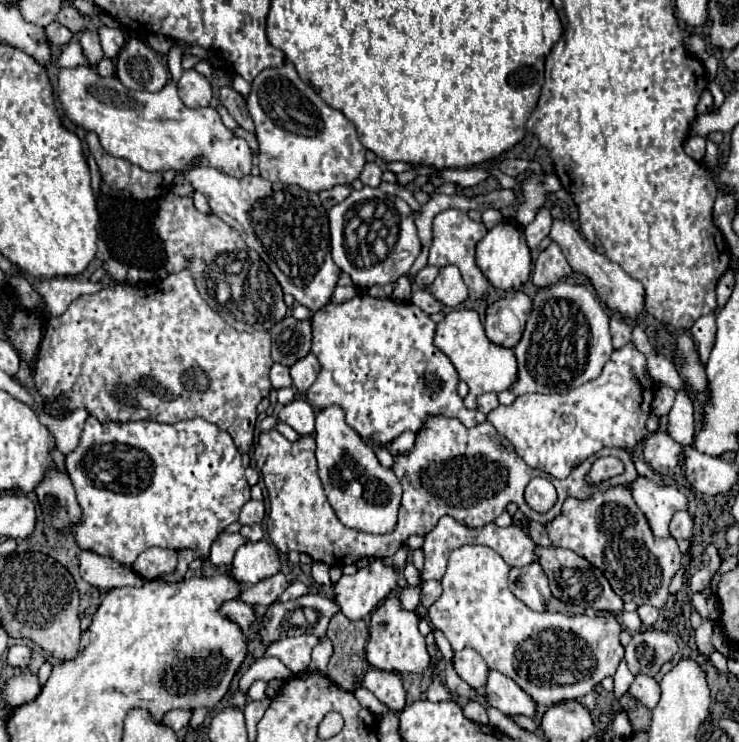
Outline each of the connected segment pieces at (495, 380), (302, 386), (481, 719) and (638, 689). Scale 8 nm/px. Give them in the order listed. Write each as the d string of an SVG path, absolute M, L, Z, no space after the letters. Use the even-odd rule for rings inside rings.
M453 310L451 314L447 314L447 318L441 324L437 324L433 342L441 352L445 352L449 356L449 360L453 362L453 366L459 372L459 378L463 382L467 382L469 394L463 399L467 409L476 409L476 399L479 394L483 394L483 392L499 394L503 390L509 390L511 384L515 384L515 380L517 380L517 360L515 360L513 350L493 344L485 336L483 324L475 310Z
M309 352L303 360L299 360L299 362L295 362L293 366L291 366L291 378L293 378L293 386L301 392L301 394L305 394L307 390L309 390L309 386L315 382L315 378L317 378L317 374L319 374L319 360L317 360L317 356L313 354L313 352Z
M471 700L465 706L465 716L477 724L487 724L487 708L477 700Z
M637 674L633 684L629 686L629 694L639 700L643 706L647 706L649 710L655 708L655 704L659 702L659 686L653 678L645 676L645 674Z

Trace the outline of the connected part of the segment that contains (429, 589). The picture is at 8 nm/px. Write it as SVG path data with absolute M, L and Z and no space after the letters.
M429 580L421 590L421 604L431 606L439 596L441 596L441 582L439 580Z

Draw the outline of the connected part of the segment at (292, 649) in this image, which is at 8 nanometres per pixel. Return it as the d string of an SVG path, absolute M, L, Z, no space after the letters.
M303 634L303 636L293 636L287 640L277 640L271 644L265 652L265 656L275 656L279 658L293 674L303 672L309 662L311 662L311 650L319 642L317 636L313 634Z

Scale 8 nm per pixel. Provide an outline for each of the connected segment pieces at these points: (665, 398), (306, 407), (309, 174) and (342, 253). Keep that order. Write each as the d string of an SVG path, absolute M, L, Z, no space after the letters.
M659 388L659 390L655 392L653 404L651 404L653 414L657 414L657 416L669 414L669 410L671 410L671 406L673 406L673 402L675 402L675 394L677 394L677 392L675 392L673 388Z
M299 398L299 400L285 404L279 410L279 420L287 422L301 436L313 434L313 430L315 430L315 410L305 398Z
M285 62L281 68L267 68L253 80L251 94L247 96L247 108L255 122L259 170L263 178L281 184L295 184L309 192L321 192L339 184L351 186L363 172L367 150L359 142L353 122L347 120L339 110L327 106L319 94L297 76L297 70L291 62Z
M363 186L363 190L351 190L349 198L341 204L335 204L329 210L329 226L331 226L331 254L333 262L351 276L357 288L369 288L375 284L387 284L407 274L411 264L421 252L421 242L417 238L417 226L413 220L413 212L405 200L385 194L379 188Z

